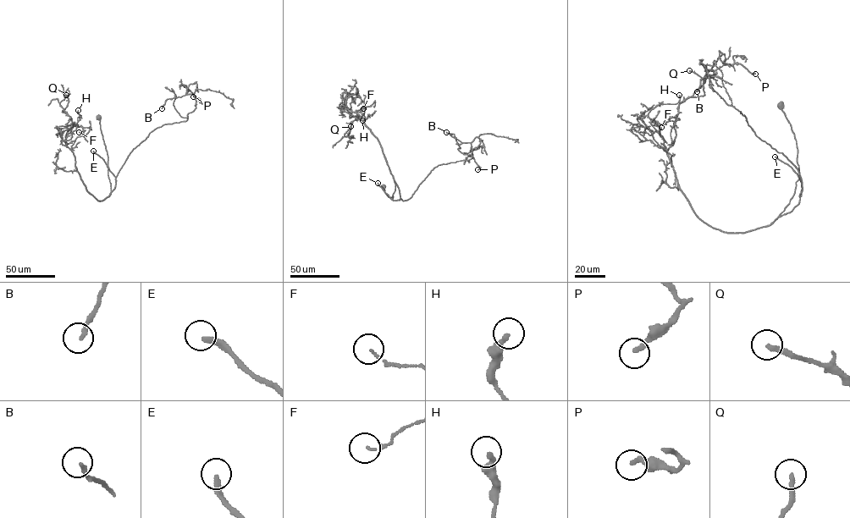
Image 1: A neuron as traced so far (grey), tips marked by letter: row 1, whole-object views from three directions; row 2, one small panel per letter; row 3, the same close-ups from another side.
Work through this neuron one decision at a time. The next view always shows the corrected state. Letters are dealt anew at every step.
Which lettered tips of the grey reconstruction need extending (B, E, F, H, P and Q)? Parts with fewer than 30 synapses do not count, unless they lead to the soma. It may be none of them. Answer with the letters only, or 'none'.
E, P

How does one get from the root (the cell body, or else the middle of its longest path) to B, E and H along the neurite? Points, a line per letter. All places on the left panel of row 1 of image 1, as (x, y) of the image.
B: (99, 118), (111, 192), (133, 150), (156, 129), (185, 121), (195, 99), (190, 94), (168, 99), (162, 108)
E: (99, 118), (107, 156), (111, 192), (115, 187), (116, 177), (103, 160), (93, 151)
H: (99, 118), (111, 184), (111, 192), (102, 201), (86, 190), (66, 146), (67, 135), (80, 118), (78, 110)

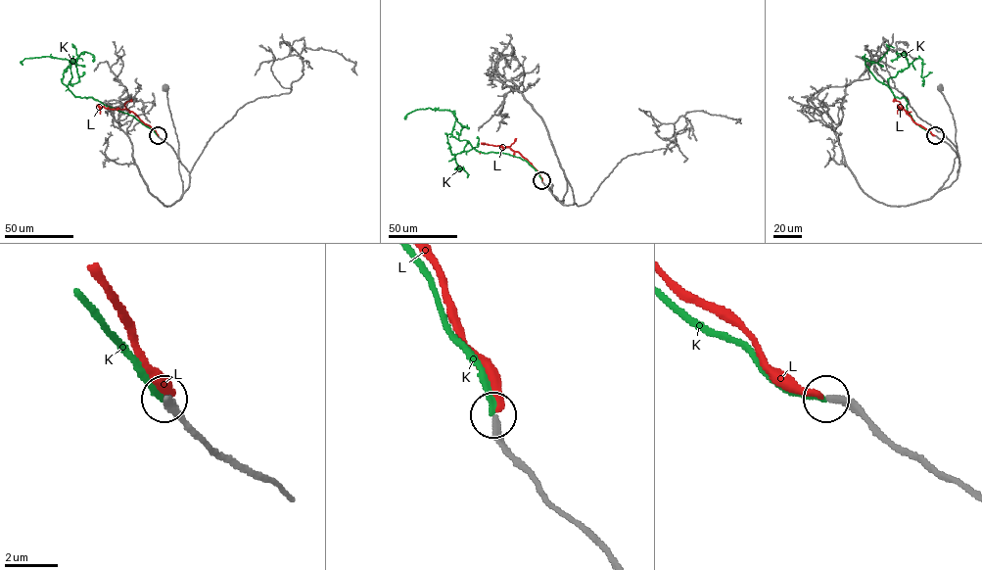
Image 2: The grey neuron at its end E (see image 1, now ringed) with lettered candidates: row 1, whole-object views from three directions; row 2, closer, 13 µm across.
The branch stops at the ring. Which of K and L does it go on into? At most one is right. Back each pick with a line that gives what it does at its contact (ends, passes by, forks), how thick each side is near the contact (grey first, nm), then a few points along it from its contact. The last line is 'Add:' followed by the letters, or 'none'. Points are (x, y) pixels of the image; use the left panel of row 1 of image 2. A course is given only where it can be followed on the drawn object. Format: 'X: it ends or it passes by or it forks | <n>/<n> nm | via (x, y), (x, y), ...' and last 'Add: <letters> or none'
K: it ends | 260/200 nm | via (158, 135), (133, 117), (91, 97), (75, 97), (68, 86), (71, 74), (66, 59), (25, 58), (23, 64)
Add: K

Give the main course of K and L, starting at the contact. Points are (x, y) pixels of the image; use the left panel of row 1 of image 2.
K: (158, 135), (133, 117), (91, 97), (75, 97), (68, 86), (71, 74), (66, 59), (25, 58), (23, 64)
L: (158, 135), (131, 112), (99, 107), (95, 99)

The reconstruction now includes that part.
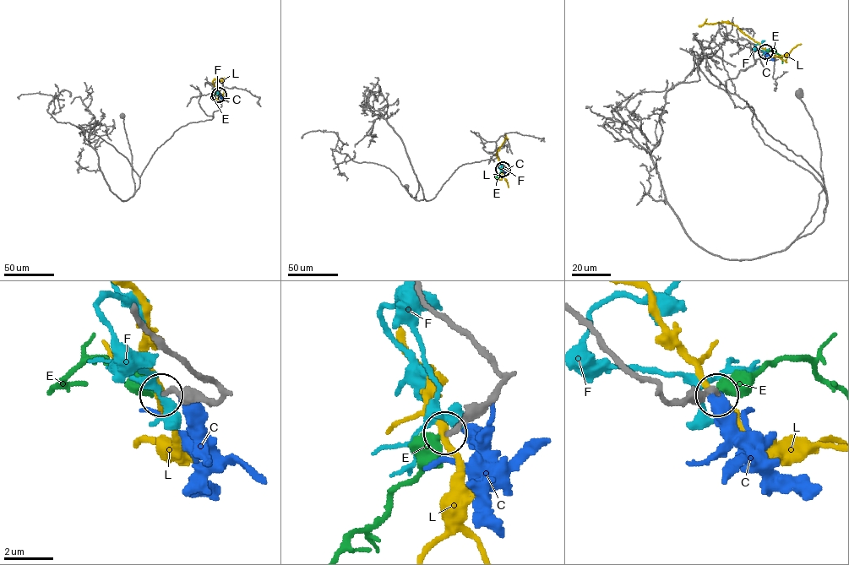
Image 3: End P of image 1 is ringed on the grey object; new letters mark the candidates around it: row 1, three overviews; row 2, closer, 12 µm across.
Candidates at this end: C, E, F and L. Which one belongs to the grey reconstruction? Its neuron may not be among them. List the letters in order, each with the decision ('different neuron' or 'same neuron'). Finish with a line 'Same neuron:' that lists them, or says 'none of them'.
C: different neuron
E: same neuron
F: different neuron
L: different neuron
Same neuron: E

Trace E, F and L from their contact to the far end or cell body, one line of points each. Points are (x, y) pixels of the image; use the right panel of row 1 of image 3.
E: (765, 51), (773, 49), (780, 56), (782, 63)
F: (764, 52), (755, 47), (762, 41)
L: (765, 51), (760, 44), (737, 26), (724, 22), (705, 24), (707, 19)

